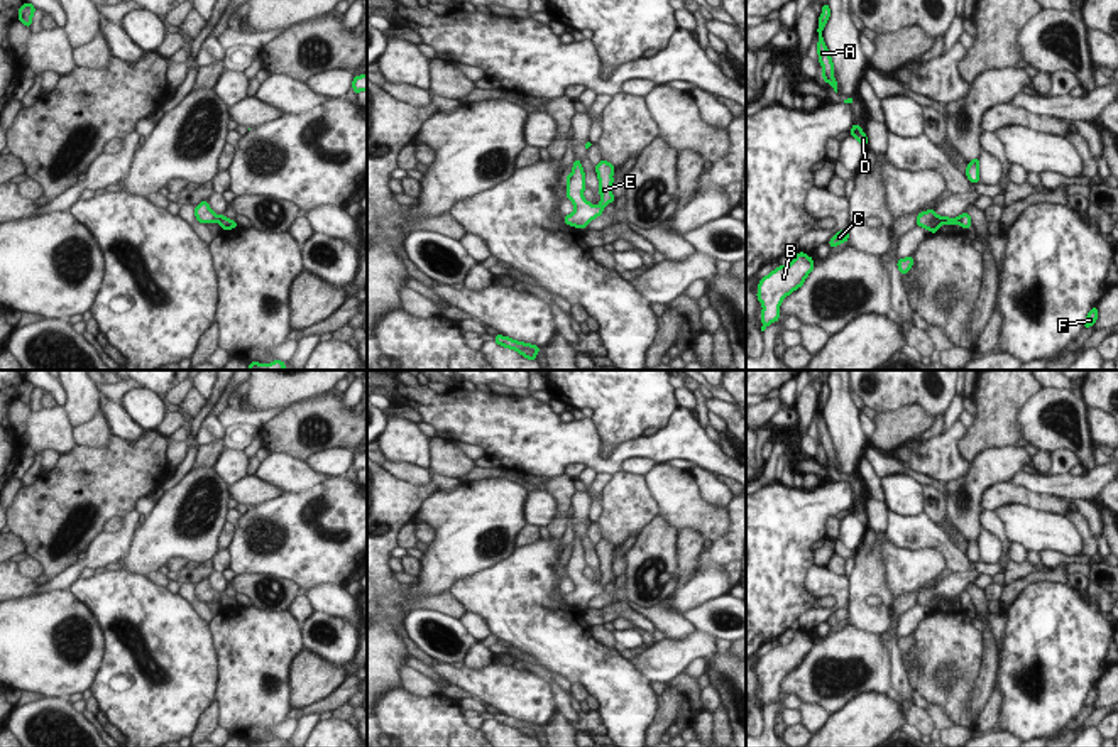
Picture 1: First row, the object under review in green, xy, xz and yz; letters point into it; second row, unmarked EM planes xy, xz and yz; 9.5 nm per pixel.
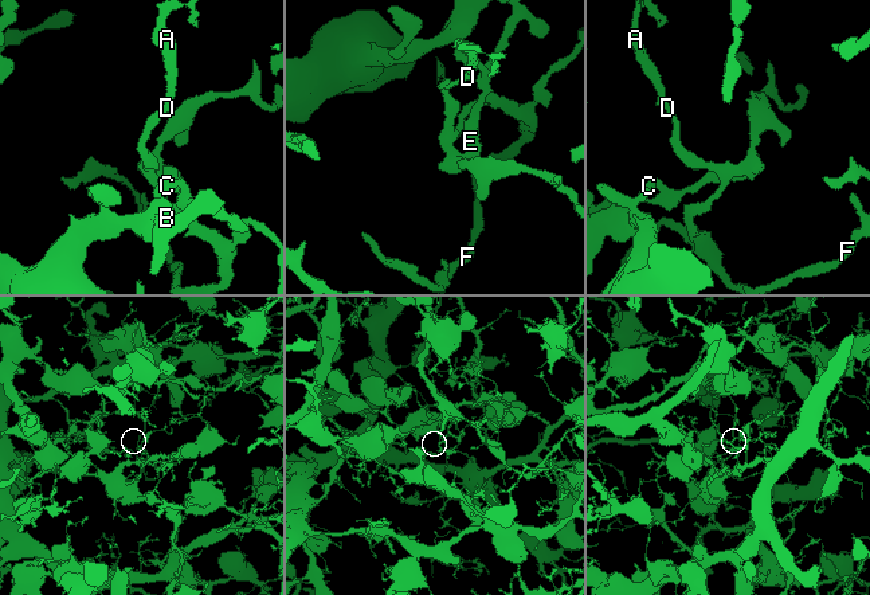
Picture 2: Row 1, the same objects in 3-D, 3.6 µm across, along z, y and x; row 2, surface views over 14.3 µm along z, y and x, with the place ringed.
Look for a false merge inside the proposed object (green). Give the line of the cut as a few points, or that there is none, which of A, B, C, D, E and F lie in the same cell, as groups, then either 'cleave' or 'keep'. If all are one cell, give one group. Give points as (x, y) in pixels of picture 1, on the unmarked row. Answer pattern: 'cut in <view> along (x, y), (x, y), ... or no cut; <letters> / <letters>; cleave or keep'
cut in xy along (222, 594), (219, 600); A D F / B C E; cleave

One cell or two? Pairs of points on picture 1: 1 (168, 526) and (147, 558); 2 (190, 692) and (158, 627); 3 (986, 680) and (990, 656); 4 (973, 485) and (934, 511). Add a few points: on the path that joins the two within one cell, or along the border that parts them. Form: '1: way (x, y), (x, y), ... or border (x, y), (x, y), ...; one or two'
1: way (163, 534), (149, 550); one
2: way (175, 676), (169, 656), (159, 643); one
3: way (986, 675), (990, 661); one
4: border (942, 497), (949, 523), (964, 538); two

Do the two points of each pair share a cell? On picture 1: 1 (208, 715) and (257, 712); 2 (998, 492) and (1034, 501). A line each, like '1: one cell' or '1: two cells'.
1: two cells
2: one cell

